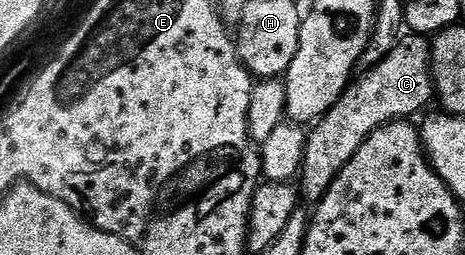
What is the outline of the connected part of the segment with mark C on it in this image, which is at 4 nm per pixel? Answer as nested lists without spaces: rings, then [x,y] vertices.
[[[408,32],[400,36],[397,47],[393,47],[393,51],[389,51],[389,55],[381,59],[381,63],[372,65],[363,71],[363,74],[361,73],[348,85],[343,92],[343,98],[325,116],[314,122],[313,128],[308,132],[301,174],[301,182],[303,181],[301,197],[304,202],[318,203],[324,197],[333,179],[337,179],[337,175],[347,166],[349,159],[357,155],[361,143],[365,143],[365,139],[374,129],[378,129],[380,125],[387,125],[391,121],[414,118],[414,113],[421,112],[430,101],[432,104],[435,97],[435,84],[431,78],[431,46],[428,38],[422,37],[419,33]]]

